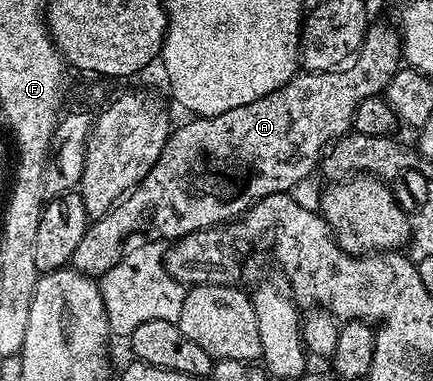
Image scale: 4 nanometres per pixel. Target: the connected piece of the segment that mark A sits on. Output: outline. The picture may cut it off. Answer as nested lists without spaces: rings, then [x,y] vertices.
[[[372,23],[368,27],[365,35],[363,35],[363,45],[355,53],[353,63],[350,66],[340,67],[334,72],[300,71],[288,84],[281,86],[277,90],[273,90],[269,94],[265,94],[265,98],[257,98],[257,102],[249,102],[245,106],[237,106],[237,110],[225,110],[225,114],[188,119],[188,124],[183,124],[180,128],[178,125],[172,131],[170,138],[165,142],[165,150],[161,150],[161,158],[157,158],[153,170],[149,170],[149,174],[145,174],[145,178],[139,185],[131,189],[119,203],[114,204],[103,216],[92,219],[88,223],[85,234],[81,237],[81,243],[77,246],[77,250],[73,250],[70,267],[74,268],[76,272],[84,272],[86,276],[100,278],[107,271],[112,270],[113,266],[121,262],[123,256],[131,251],[132,248],[141,247],[147,241],[174,242],[180,240],[182,236],[188,236],[189,234],[200,232],[206,228],[226,225],[228,222],[234,221],[236,218],[242,216],[244,212],[249,211],[261,198],[265,198],[274,192],[291,192],[294,189],[294,184],[301,183],[314,168],[316,171],[317,165],[321,160],[321,153],[324,149],[332,142],[338,140],[339,137],[346,136],[352,131],[355,123],[355,111],[359,103],[370,96],[386,93],[387,84],[393,78],[393,74],[398,72],[401,67],[402,54],[403,45],[399,39],[398,31],[392,25],[390,28],[387,24]]]

